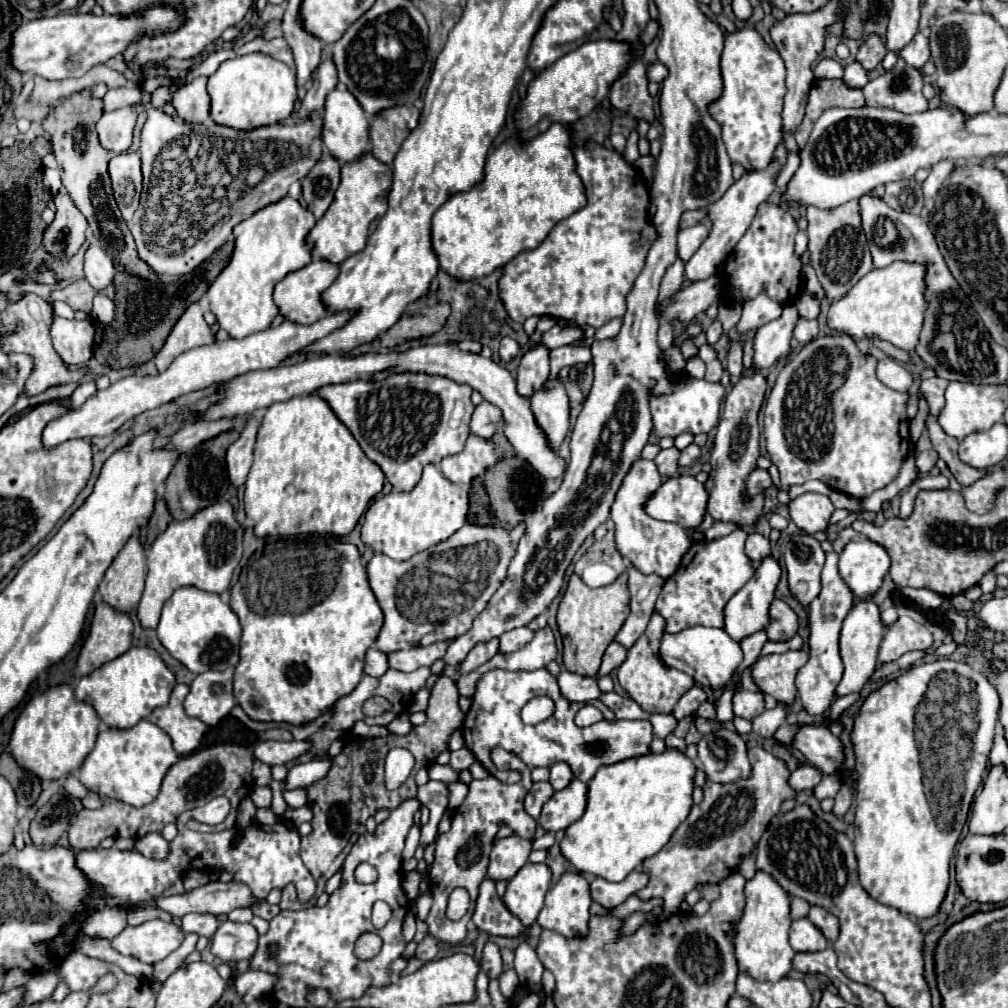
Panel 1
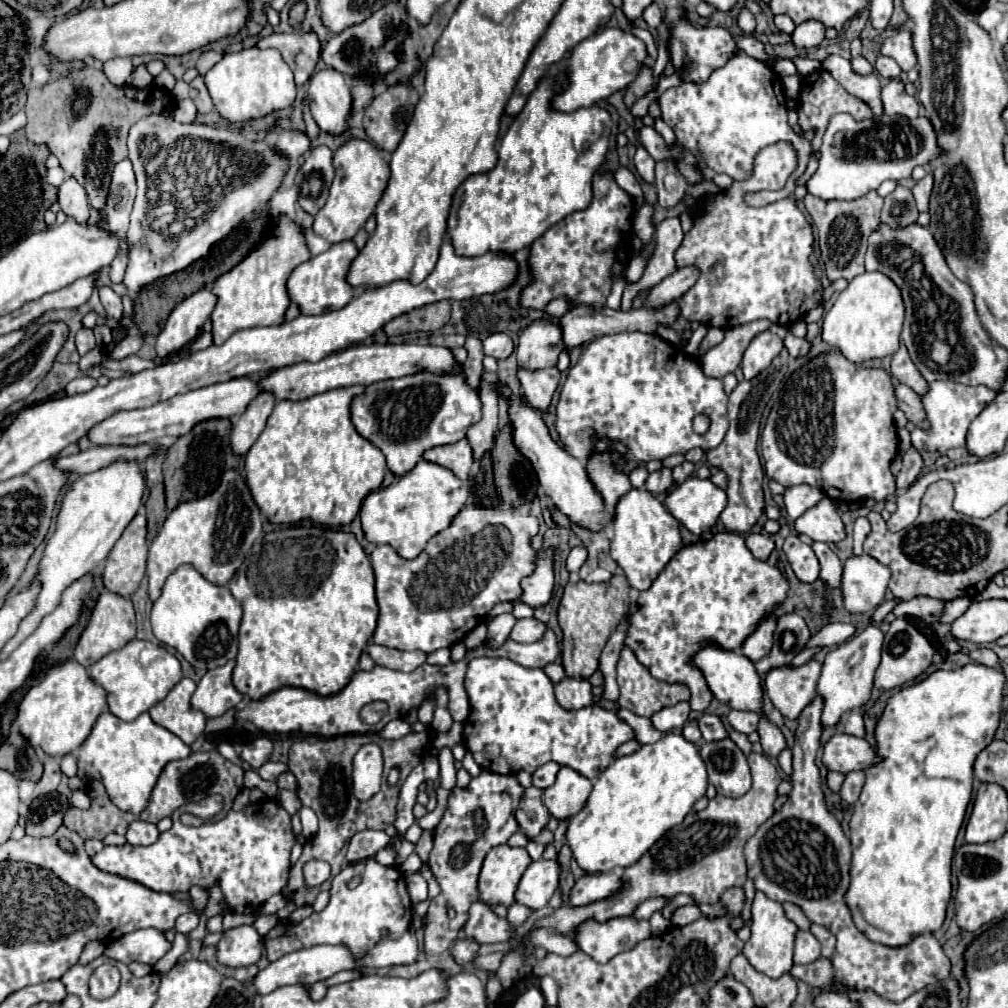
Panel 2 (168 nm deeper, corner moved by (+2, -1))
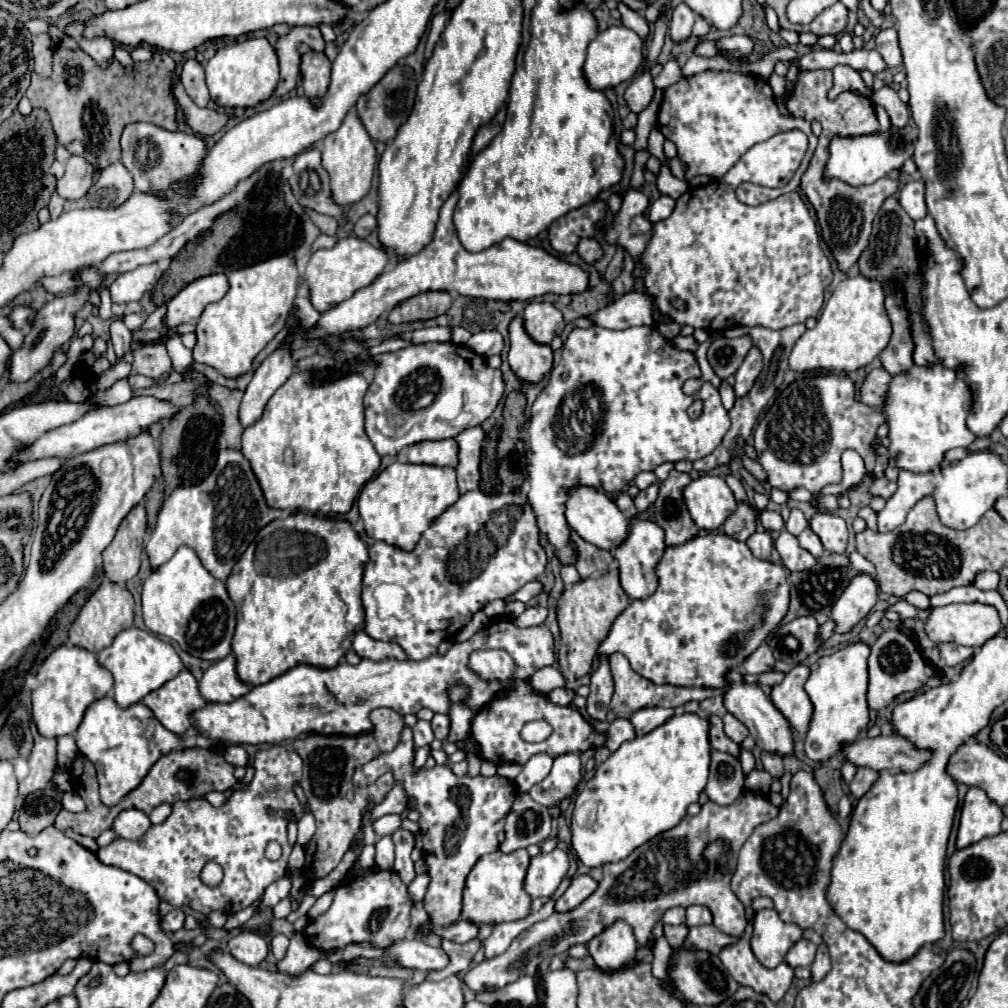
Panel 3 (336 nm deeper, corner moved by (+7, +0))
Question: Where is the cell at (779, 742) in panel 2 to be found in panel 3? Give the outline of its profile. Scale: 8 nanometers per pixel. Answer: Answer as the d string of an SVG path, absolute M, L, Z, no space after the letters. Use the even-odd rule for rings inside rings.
M762 752L762 764L764 764L764 770L770 772L774 778L780 778L784 774L784 764L782 764L780 756L776 756L776 754Z

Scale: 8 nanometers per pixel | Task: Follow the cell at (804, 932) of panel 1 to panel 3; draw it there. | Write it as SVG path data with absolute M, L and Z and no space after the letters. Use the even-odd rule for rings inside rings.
M800 940L800 942L796 942L790 950L788 950L788 954L786 954L786 962L792 966L792 968L796 968L796 966L810 966L812 964L812 960L814 960L814 956L816 956L816 944L812 944L810 940Z

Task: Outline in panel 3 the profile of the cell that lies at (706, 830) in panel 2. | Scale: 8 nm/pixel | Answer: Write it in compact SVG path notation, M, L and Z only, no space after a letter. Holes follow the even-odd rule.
M754 792L740 794L740 798L730 806L706 802L698 816L686 816L672 830L636 848L628 858L604 864L602 880L592 896L570 912L554 912L548 920L542 920L522 932L504 954L482 960L470 968L462 978L464 986L472 992L482 992L486 988L504 988L522 976L534 976L544 958L568 952L568 948L576 944L588 944L588 940L598 936L616 920L630 924L636 932L638 944L646 946L652 928L672 906L706 906L712 912L714 926L724 934L738 938L748 922L744 904L740 904L738 896L730 888L730 878L736 870L736 856L754 828L776 818L778 812L778 806L772 806L768 798Z

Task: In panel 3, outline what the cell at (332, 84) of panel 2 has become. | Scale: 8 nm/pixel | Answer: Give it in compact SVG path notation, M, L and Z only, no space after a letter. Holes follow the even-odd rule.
M306 52L300 60L300 72L302 72L302 88L308 98L314 102L320 100L320 96L326 92L330 84L330 70L332 64L324 56L324 52Z

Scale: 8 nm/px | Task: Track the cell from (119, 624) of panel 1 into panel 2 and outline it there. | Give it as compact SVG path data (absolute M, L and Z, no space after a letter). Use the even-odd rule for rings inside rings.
M103 591L99 595L97 603L95 603L95 609L93 609L93 615L89 619L89 625L81 633L81 639L79 639L77 647L75 647L75 661L85 665L85 667L91 667L101 657L109 655L111 651L117 651L117 649L125 647L133 639L135 639L135 611L133 611L131 601L127 597Z

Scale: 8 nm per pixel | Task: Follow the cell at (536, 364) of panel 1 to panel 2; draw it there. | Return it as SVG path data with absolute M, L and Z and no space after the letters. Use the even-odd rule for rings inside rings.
M547 319L533 321L519 337L517 363L521 369L549 369L557 365L563 349L559 325Z

